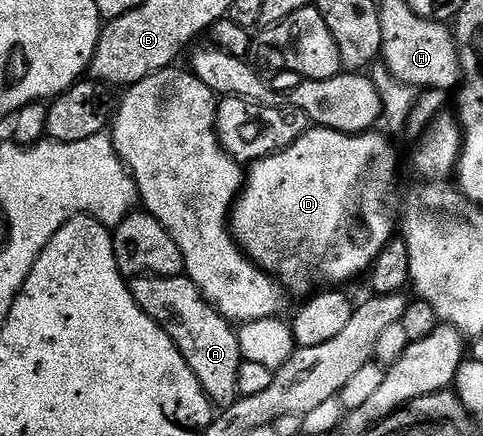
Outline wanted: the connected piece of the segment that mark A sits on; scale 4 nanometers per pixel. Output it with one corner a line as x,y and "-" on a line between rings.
184,275
135,277
129,281
129,290
137,306
173,340
183,359
187,359
187,367
199,379
211,404
223,410
237,402
239,367
243,360
237,329
206,303
192,279

